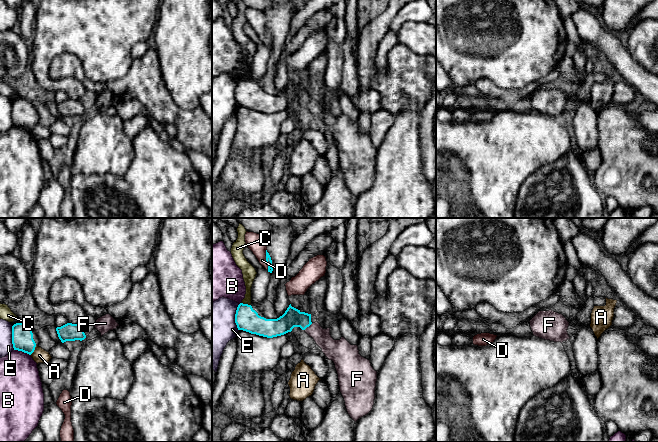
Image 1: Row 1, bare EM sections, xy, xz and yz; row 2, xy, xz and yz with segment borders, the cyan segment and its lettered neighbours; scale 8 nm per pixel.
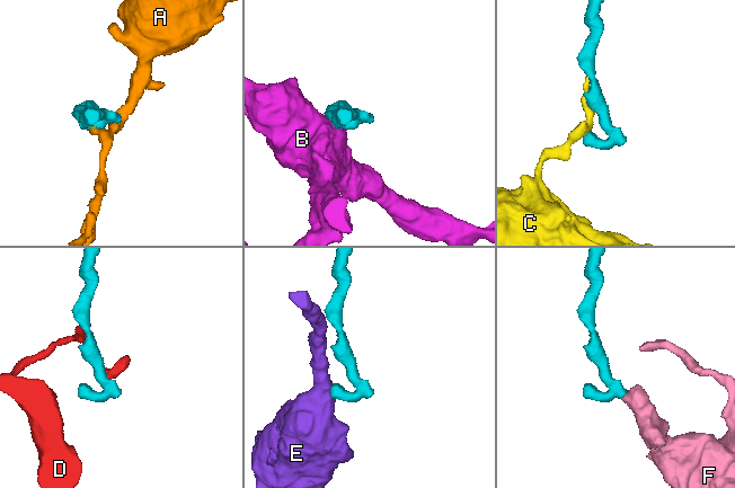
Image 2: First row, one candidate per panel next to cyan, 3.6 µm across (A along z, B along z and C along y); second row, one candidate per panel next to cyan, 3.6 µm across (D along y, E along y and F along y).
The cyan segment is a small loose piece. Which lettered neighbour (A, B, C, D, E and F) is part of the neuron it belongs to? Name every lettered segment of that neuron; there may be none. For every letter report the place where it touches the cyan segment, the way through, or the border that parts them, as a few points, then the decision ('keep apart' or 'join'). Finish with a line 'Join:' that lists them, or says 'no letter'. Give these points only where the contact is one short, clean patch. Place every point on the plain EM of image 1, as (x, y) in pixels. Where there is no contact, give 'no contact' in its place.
A: meets cyan in xy at (34, 125); border along xy (36, 121), (30, 130); keep apart
B: meets cyan in xy at (22, 127); keep apart
C: meets cyan in xz at (246, 80); keep apart
D: meets cyan in xz at (266, 35); keep apart
E: meets cyan in xz at (235, 93); border along xz (239, 80), (235, 90), (235, 100), (238, 106); keep apart
F: meets cyan in xz at (308, 102); runs through xz (292, 93), (301, 95), (308, 102), (330, 123); join
Join: F

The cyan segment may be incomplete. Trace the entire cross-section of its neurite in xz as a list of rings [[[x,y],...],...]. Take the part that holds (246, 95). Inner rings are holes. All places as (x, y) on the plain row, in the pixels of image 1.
[[[240,79],[235,90],[238,106],[273,114],[300,103],[332,136],[338,150],[340,168],[350,193],[356,198],[373,184],[377,147],[370,136],[359,130],[358,122],[351,121],[344,113],[334,116],[330,104],[323,105],[318,98],[311,98],[311,90],[301,88],[289,81],[277,95],[266,95],[258,91],[251,81]]]

